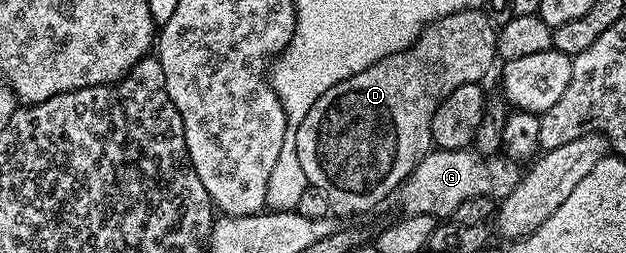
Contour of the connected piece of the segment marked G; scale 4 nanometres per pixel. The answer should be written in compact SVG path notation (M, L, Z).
M435 148L419 161L417 168L413 168L413 172L399 186L397 199L399 198L399 206L403 209L400 211L404 215L424 214L425 216L433 216L436 220L447 220L454 215L455 209L459 205L465 204L465 200L473 200L473 196L502 200L505 195L513 192L520 177L520 163L513 162L510 158L476 154L474 149L471 148L466 150L440 150Z

